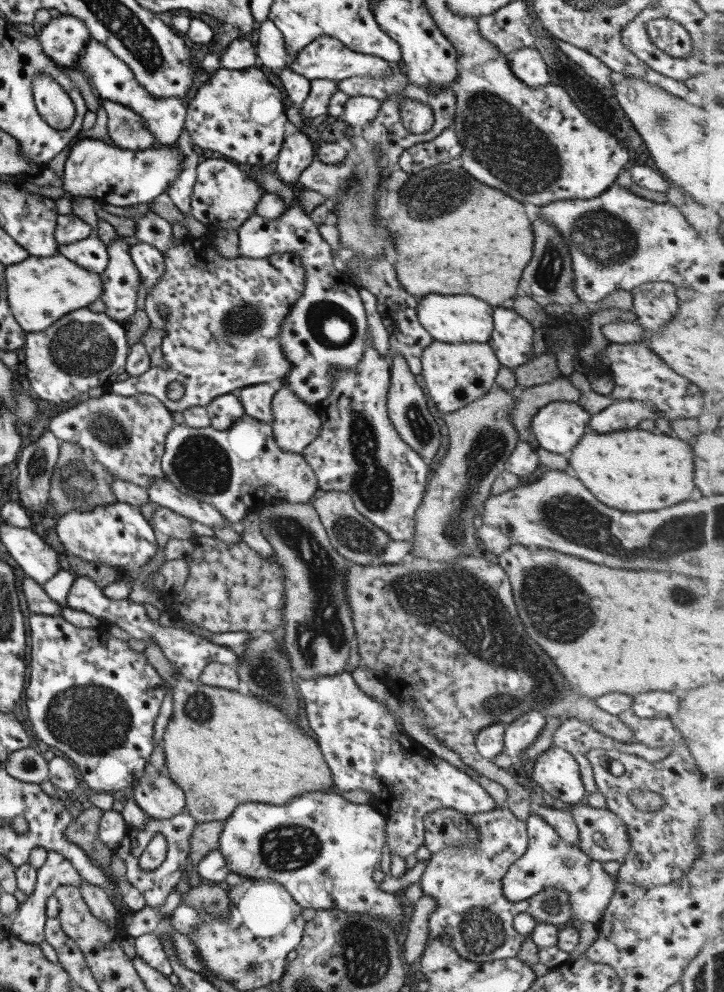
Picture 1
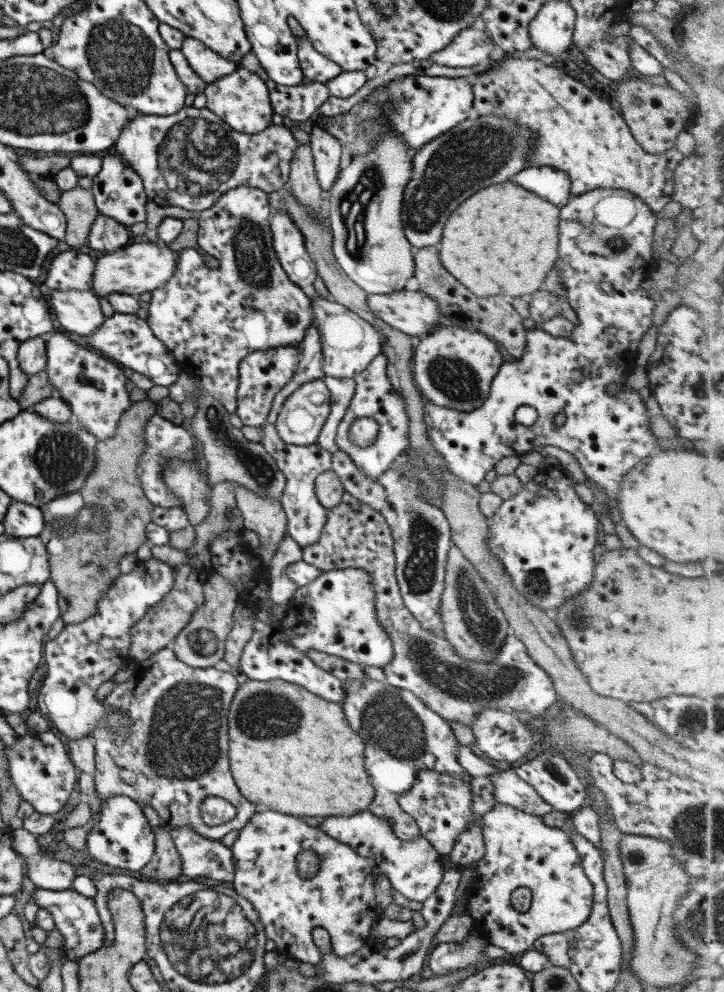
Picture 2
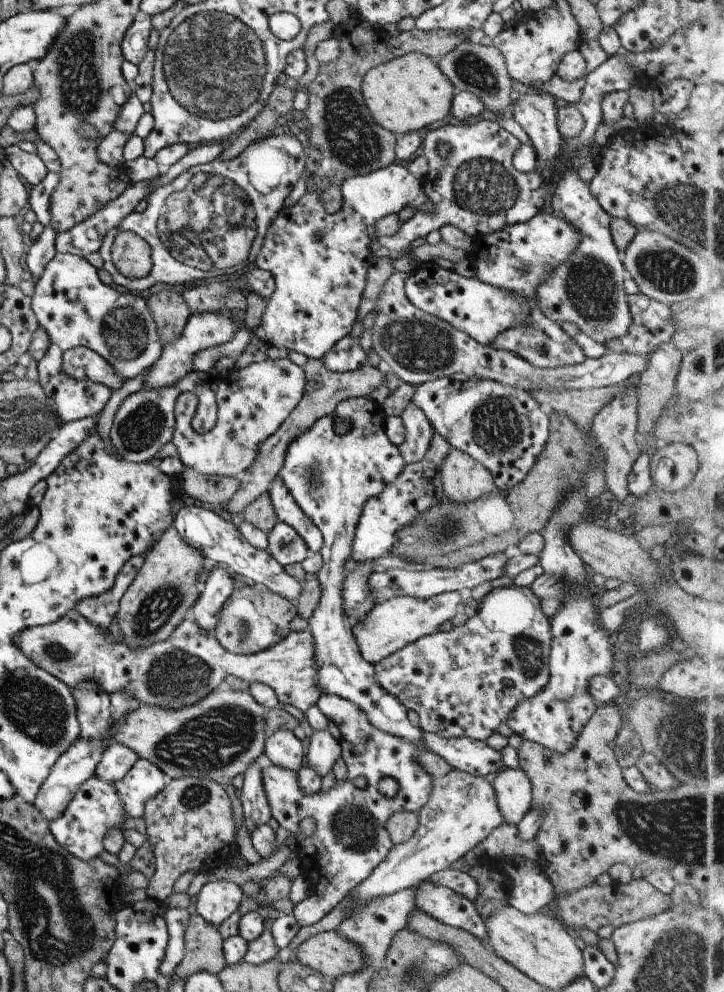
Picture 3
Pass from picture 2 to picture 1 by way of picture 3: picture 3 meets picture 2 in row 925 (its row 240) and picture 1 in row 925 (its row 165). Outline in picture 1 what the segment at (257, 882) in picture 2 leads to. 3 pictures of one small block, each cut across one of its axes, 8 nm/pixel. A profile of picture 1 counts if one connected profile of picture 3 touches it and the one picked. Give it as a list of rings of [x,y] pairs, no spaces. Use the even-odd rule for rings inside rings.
[[[305,792],[293,800],[289,800],[287,804],[281,806],[271,806],[271,804],[257,804],[257,802],[247,802],[247,804],[239,804],[233,812],[223,821],[223,828],[220,832],[219,840],[217,842],[218,851],[225,857],[225,863],[229,872],[237,873],[245,878],[251,879],[269,879],[279,883],[288,893],[291,898],[301,905],[301,908],[312,908],[314,911],[319,909],[337,908],[339,911],[345,913],[365,913],[373,915],[379,919],[383,919],[385,923],[392,929],[396,935],[403,937],[405,931],[406,915],[402,912],[401,900],[399,895],[391,894],[379,890],[379,886],[373,880],[373,866],[378,862],[381,853],[386,850],[385,848],[385,834],[386,834],[386,819],[375,808],[375,804],[353,804],[344,800],[341,796],[332,792]]]

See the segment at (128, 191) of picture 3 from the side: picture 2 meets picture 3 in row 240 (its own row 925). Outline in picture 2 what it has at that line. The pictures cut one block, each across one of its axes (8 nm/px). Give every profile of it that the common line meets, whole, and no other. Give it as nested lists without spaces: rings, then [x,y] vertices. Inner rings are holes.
[[[35,888],[29,898],[35,903],[35,906],[44,908],[50,914],[54,927],[65,941],[63,948],[67,961],[77,961],[102,946],[105,935],[103,935],[103,929],[99,922],[94,899],[87,898],[71,888],[60,891]]]

